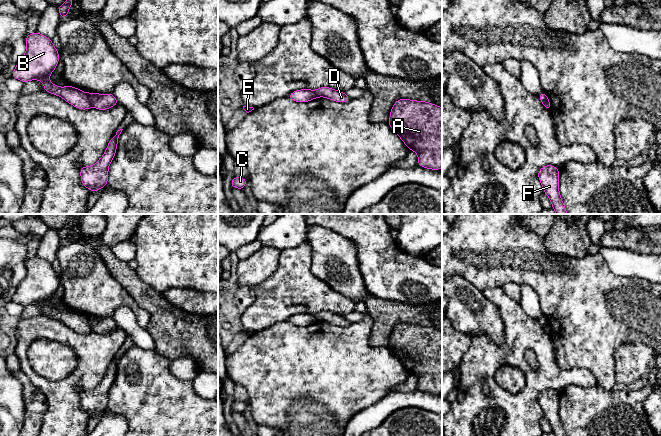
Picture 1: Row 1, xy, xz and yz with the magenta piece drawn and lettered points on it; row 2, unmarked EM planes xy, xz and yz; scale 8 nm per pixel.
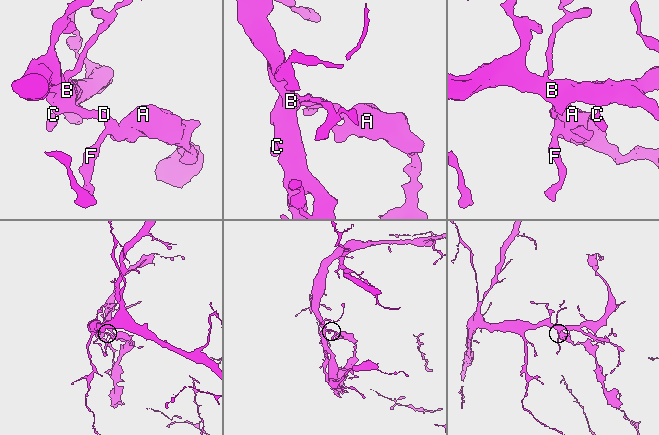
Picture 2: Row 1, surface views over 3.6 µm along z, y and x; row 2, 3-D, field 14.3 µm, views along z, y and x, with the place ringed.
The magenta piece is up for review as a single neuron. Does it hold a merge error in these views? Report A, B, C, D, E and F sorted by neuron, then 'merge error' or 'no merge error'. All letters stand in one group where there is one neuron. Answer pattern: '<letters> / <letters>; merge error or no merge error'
A D F / B C E; merge error

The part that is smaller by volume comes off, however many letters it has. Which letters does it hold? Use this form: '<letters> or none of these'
A, D, F

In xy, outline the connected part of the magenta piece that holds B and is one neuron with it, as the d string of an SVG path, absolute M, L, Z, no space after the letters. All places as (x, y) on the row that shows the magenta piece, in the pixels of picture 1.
M35 32L26 35L26 45L26 53L17 63L12 77L24 83L41 80L44 91L62 97L76 108L86 110L92 107L88 93L72 86L58 87L50 82L49 76L58 65L59 53L49 38Z

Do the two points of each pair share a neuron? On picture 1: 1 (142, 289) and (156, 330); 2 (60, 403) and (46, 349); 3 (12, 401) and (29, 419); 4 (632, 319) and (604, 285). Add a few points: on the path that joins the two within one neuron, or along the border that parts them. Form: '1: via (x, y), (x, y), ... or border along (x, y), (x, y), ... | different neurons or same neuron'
1: via (149, 299), (156, 306), (156, 320) | same neuron
2: border along (74, 368), (58, 380), (47, 380), (33, 369) | different neurons
3: border along (21, 391), (24, 406), (23, 425) | different neurons
4: via (624, 311), (608, 293) | same neuron

